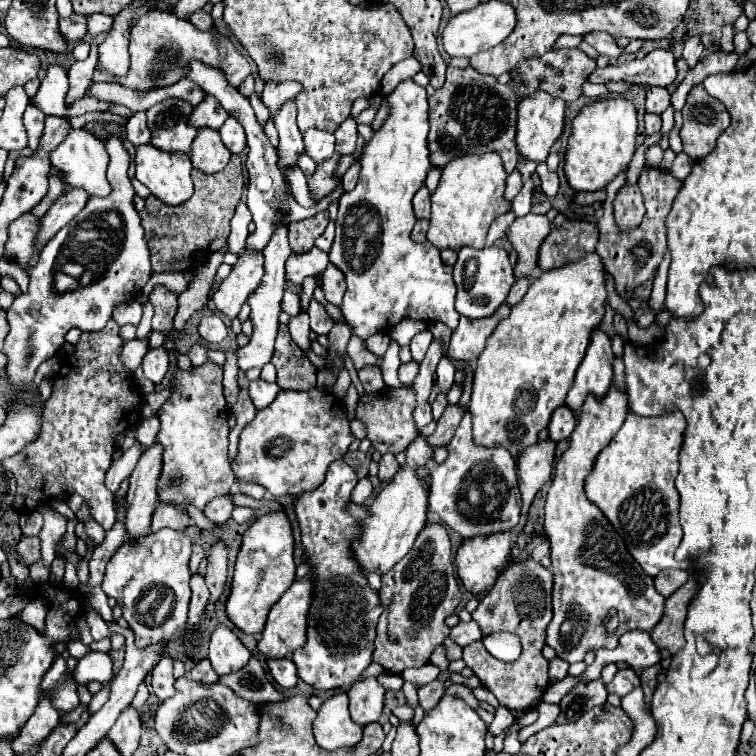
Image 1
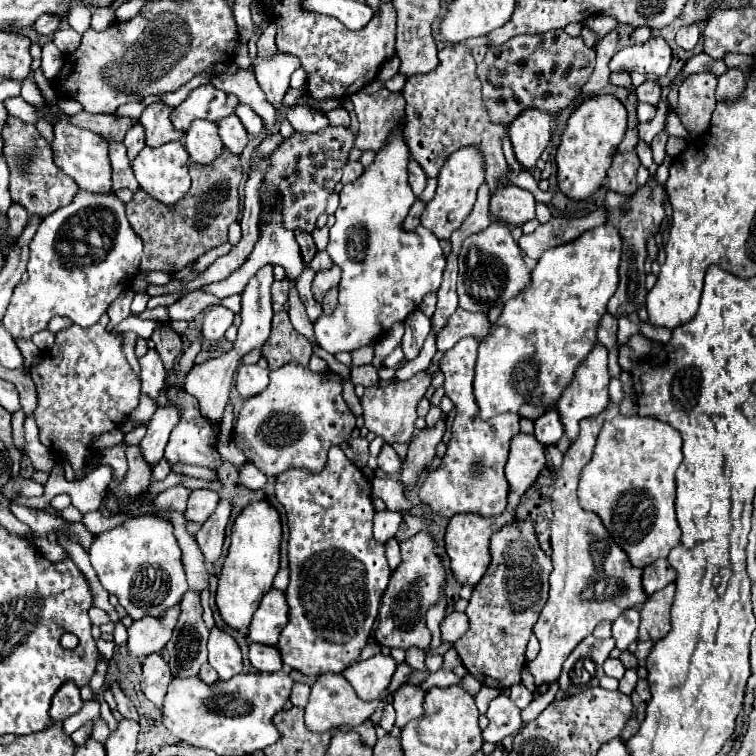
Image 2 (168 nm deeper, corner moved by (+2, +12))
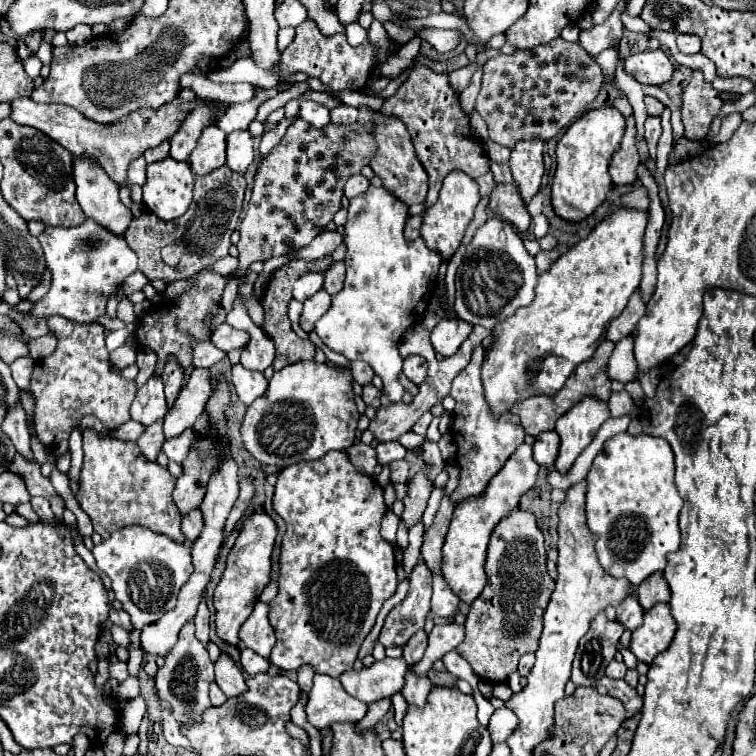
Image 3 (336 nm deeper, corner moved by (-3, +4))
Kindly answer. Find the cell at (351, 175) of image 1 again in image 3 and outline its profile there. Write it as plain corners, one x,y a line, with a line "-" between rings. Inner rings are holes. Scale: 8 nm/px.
354,174
348,178
346,186
344,186
344,196
346,198
354,198
354,196
360,196
362,192
366,192
370,186
370,180
362,174

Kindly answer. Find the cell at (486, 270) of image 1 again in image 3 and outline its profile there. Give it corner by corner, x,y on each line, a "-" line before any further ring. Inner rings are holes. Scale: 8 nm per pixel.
492,216
478,228
464,260
456,272
456,316
492,330
498,322
510,318
518,308
532,304
536,288
536,264
522,244
512,224

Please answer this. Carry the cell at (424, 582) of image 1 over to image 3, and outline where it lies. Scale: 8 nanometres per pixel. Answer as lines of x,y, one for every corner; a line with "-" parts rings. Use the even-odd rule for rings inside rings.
420,560
410,572
410,588
406,598
396,604
380,632
380,642
384,648
406,646
406,642
424,628
426,618
430,616
430,598
432,598
432,574
428,566

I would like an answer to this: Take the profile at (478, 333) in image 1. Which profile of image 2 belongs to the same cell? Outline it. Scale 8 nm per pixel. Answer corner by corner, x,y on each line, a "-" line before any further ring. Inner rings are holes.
457,308
451,314
451,320
447,320
447,328
443,328
443,332
439,332
437,348
441,352
447,352
465,336
483,340
489,334
489,328
491,326
489,326
487,314
483,314
483,312
473,314
473,312
463,312
461,308

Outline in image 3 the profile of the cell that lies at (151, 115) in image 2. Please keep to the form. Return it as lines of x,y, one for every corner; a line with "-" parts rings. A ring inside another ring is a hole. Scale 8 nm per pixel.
164,140
160,146
150,148
150,150
146,150
146,152
144,152
144,156
146,156
146,162
148,162
148,164
150,164
150,162
164,160
168,154
170,154
170,142
168,142
168,140

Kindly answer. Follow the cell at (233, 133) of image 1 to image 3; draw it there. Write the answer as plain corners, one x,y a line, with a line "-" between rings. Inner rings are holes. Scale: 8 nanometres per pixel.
238,130
228,134
228,162
226,166
234,172
246,172
250,162
254,160
254,148
252,148
252,136
248,130

